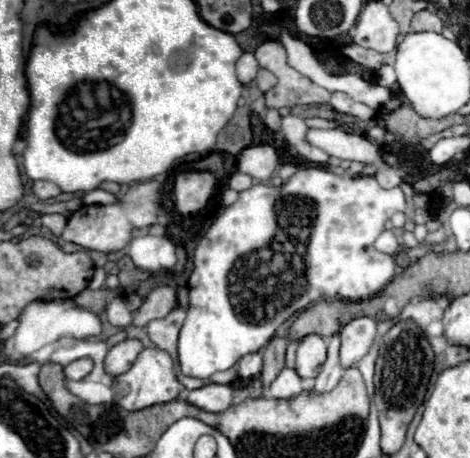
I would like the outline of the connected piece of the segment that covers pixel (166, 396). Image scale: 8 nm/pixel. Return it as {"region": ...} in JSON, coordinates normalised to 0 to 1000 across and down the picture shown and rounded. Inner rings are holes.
{"region":[[[309,760],[291,786],[283,790],[283,799],[249,821],[240,830],[240,873],[249,886],[287,900],[287,895],[304,895],[304,891],[321,891],[330,882],[351,882],[377,869],[377,860],[389,852],[385,834],[377,830],[372,812],[368,812],[368,786],[355,769],[334,764],[334,760]]]}

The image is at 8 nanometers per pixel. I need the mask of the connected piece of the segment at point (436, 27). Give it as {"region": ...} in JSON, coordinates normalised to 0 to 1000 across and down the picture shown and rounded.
{"region":[[[896,22],[879,35],[874,44],[874,66],[879,70],[938,70],[943,66],[943,39],[934,39],[921,22]]]}

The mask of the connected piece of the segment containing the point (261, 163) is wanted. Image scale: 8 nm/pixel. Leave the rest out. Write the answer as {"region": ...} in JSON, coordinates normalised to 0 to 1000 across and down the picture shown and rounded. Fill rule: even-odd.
{"region":[[[555,314],[555,319],[530,319],[513,332],[504,349],[504,371],[530,380],[547,397],[568,397],[581,384],[589,358],[594,358],[589,328],[572,314]]]}

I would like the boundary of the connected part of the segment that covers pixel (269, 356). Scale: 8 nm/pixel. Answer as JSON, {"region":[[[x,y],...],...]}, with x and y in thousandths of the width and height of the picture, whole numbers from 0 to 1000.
{"region":[[[581,738],[568,760],[560,764],[560,808],[555,808],[555,834],[560,834],[560,852],[568,852],[577,843],[577,830],[585,830],[585,821],[594,821],[594,812],[606,799],[606,760],[611,760],[611,742],[606,738]]]}

